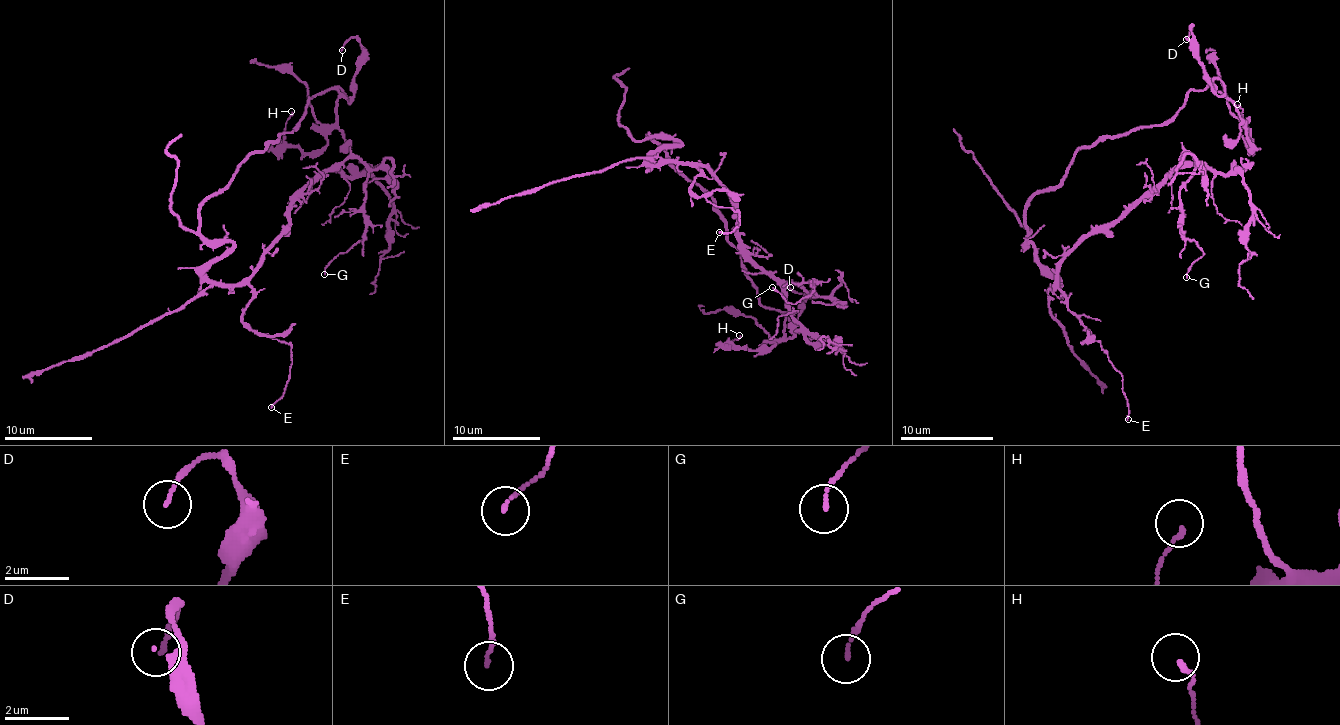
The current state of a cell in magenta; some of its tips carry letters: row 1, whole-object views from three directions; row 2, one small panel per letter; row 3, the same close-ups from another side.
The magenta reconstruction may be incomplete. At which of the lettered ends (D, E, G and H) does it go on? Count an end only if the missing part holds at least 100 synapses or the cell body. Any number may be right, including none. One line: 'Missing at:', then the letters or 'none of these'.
Missing at: none of these

